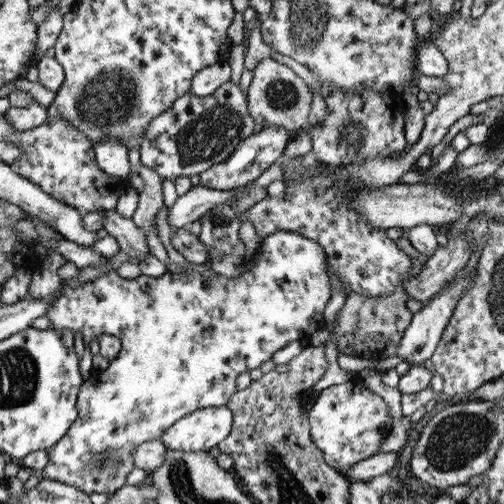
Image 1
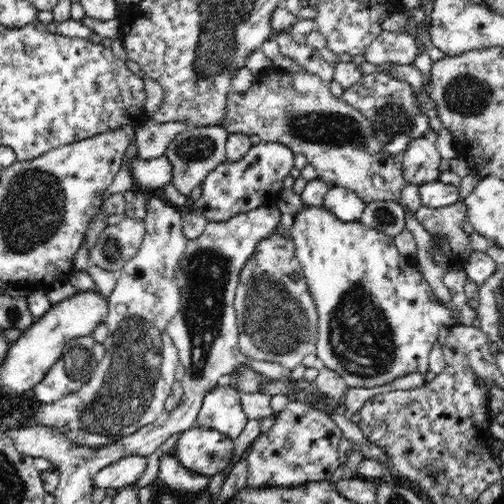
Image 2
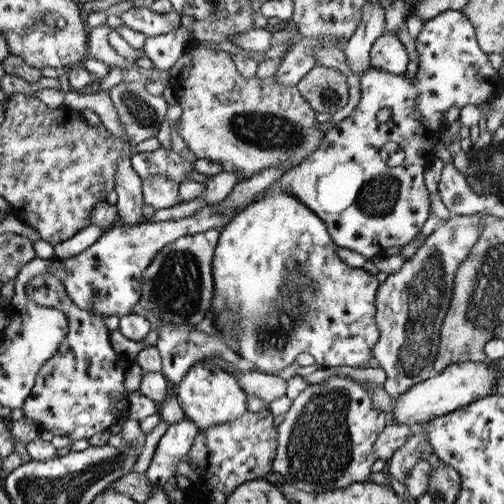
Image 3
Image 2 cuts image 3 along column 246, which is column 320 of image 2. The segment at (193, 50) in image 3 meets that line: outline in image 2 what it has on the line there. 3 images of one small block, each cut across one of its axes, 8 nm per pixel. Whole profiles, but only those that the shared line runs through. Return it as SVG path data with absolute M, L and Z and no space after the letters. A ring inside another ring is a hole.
M270 70L266 74L260 74L254 86L244 96L236 94L234 90L228 92L228 106L222 120L222 128L226 128L230 134L246 134L246 136L258 134L262 142L280 142L288 146L296 156L304 154L308 158L308 164L316 168L318 180L326 182L330 188L354 190L366 204L376 200L400 204L400 194L408 186L404 178L404 168L400 164L400 156L384 152L384 146L376 140L376 134L368 118L364 118L362 112L354 110L344 100L336 98L330 92L330 84L326 84L318 74L312 74L308 70L292 74Z

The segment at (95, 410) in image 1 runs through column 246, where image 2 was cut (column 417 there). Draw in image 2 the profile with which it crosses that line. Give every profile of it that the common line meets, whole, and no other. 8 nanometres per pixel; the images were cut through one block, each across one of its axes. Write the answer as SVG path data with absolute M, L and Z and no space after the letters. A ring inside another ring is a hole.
M324 206L298 210L290 230L296 258L318 306L318 342L314 348L324 368L338 372L350 388L376 388L412 372L426 374L428 356L440 328L454 326L454 308L434 298L424 274L416 270L416 260L404 256L388 234L372 230L362 222L342 222Z

